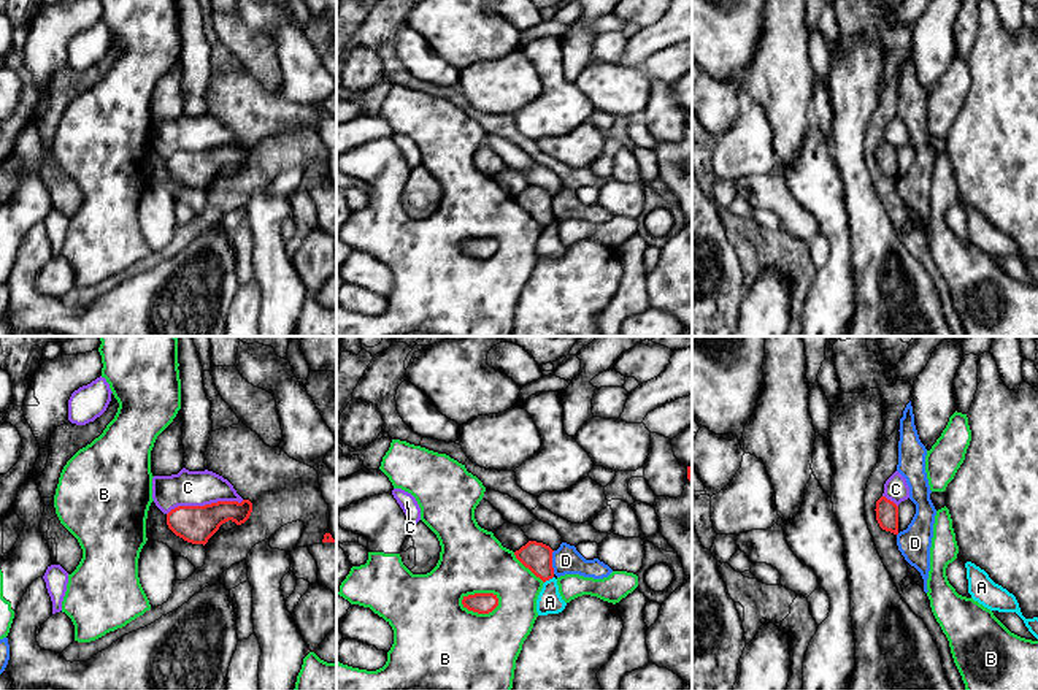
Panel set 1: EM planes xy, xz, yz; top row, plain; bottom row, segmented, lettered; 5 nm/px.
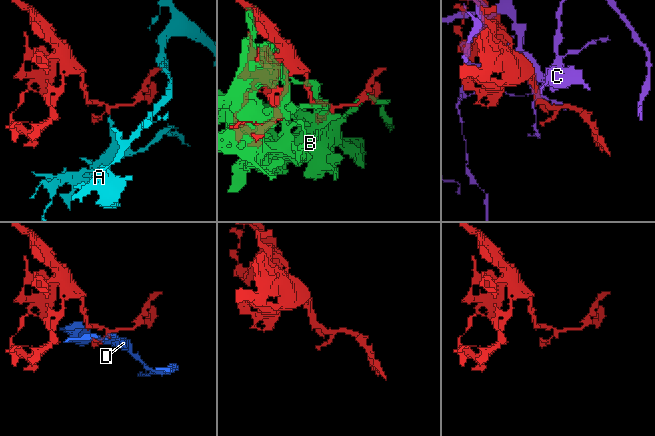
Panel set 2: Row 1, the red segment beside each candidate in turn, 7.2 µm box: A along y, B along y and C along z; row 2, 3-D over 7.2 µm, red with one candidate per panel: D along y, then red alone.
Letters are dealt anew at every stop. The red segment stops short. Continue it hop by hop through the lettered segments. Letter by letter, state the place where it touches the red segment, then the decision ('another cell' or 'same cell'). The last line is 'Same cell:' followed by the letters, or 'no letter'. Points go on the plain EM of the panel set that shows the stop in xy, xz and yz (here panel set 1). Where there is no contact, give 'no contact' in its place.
A: xz (548, 224) | another cell
B: xz (480, 257) | another cell
C: xy (205, 149) | another cell
D: xz (551, 206) | same cell
Same cell: D

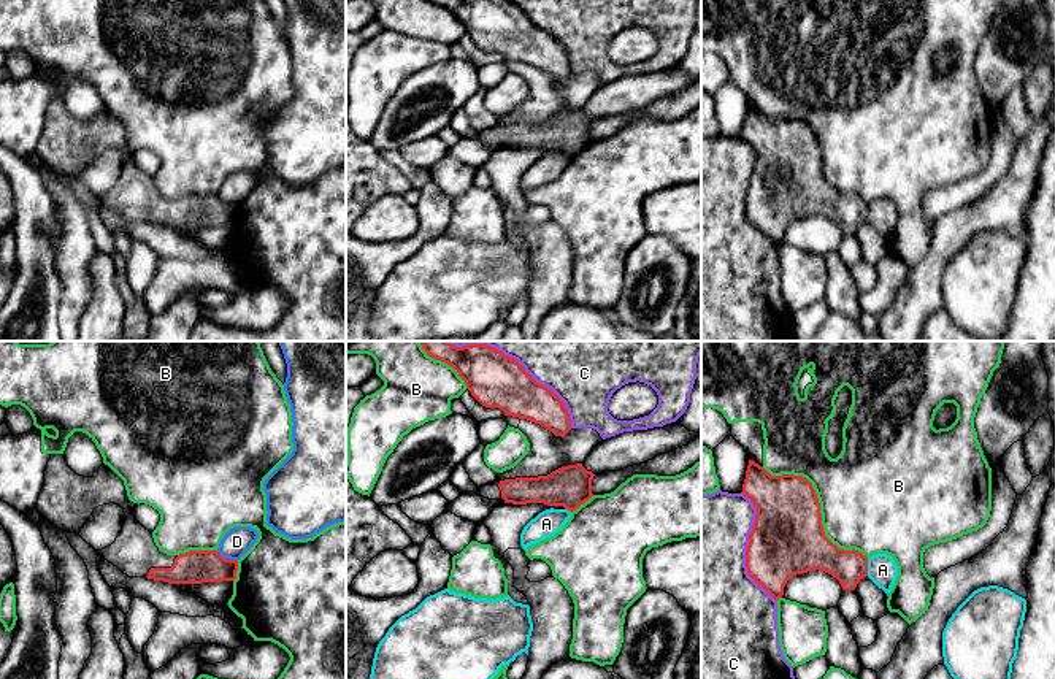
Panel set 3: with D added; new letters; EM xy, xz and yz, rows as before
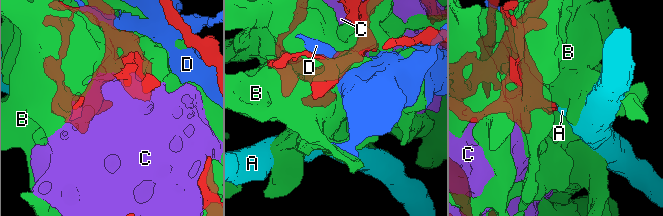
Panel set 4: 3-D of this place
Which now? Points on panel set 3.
A: yz (867, 211) | another cell
B: yz (819, 151) | another cell
C: yz (748, 192) | another cell
D: xy (227, 203) | another cell
Same cell: no letter

